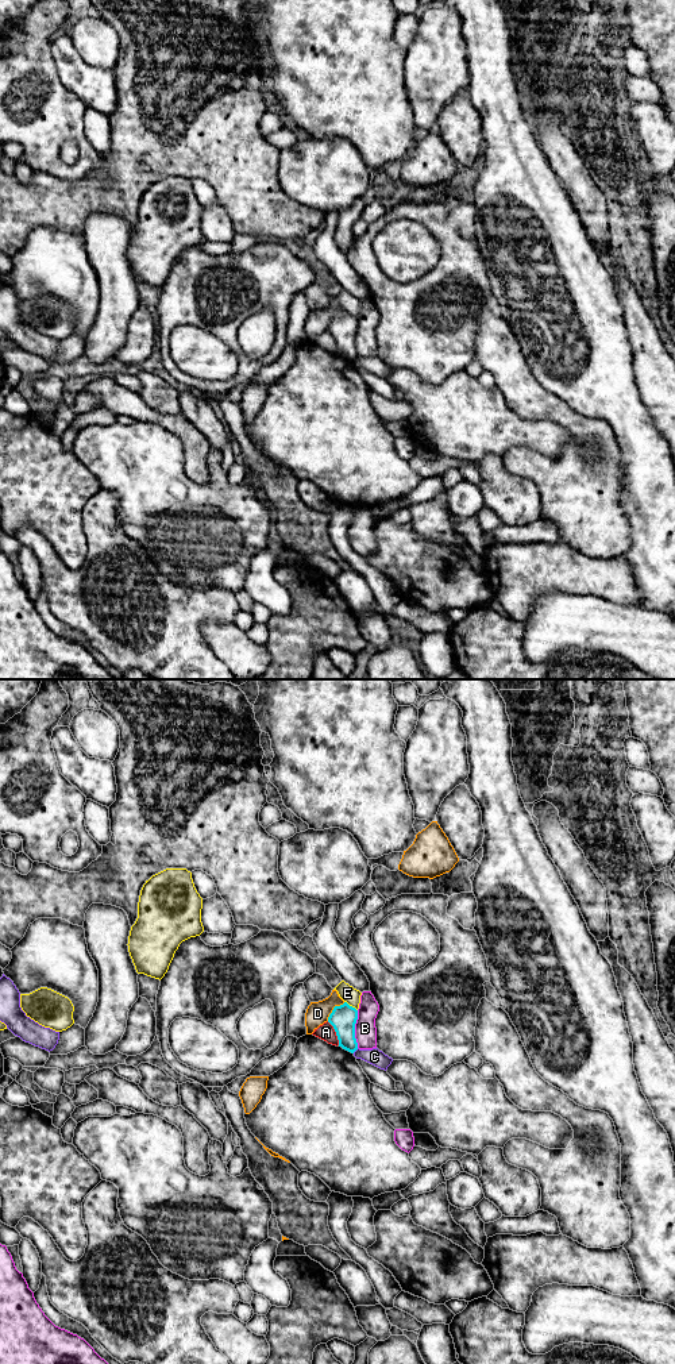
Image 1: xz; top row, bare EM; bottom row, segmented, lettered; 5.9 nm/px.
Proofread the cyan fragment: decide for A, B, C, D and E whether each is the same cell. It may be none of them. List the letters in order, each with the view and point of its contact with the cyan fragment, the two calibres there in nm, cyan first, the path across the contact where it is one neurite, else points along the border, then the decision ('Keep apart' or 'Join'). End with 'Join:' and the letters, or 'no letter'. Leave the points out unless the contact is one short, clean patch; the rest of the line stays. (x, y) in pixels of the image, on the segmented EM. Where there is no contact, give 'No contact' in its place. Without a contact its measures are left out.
A: Touches cyan at xz (336, 1033). Thickness 160 nm (cyan) against 100 nm. Boundary: xz (327, 1021), (332, 1027), (339, 1044). Keep apart
B: Touches cyan at xz (354, 1029). Thickness 160 nm (cyan) against 130 nm. Keep apart
C: Touches cyan at xz (355, 1050). Thickness 160 nm (cyan) against 100 nm. Boundary: xz (358, 1048), (353, 1052). Keep apart
D: Touches cyan at xz (334, 1009). Thickness 160 nm (cyan) against 140 nm. Keep apart
E: Touches cyan at xz (351, 1006). Thickness 160 nm (cyan) against 100 nm. Keep apart
Join: no letter

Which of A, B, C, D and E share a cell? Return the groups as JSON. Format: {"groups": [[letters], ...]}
{"groups": [["A"], ["B"], ["C"], ["D"], ["E"]]}

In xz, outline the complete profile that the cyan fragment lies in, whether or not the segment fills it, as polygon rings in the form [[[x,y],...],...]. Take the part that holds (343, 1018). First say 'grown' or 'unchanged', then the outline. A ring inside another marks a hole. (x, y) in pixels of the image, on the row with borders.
unchanged | [[[344,1002],[340,1006],[335,1006],[328,1017],[328,1022],[333,1026],[339,1047],[354,1053],[358,1049],[355,1039],[355,1024],[358,1020],[358,1010]]]

